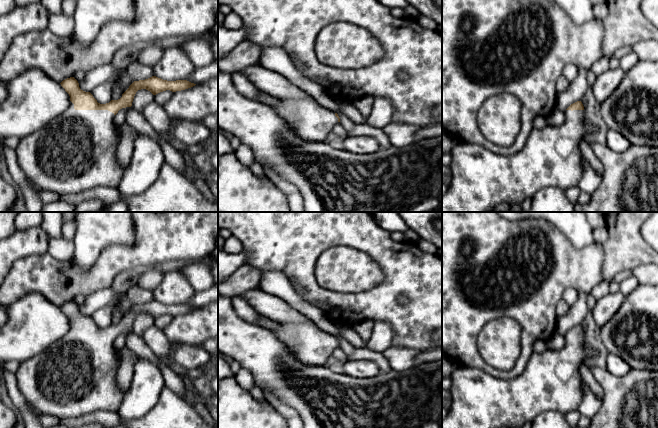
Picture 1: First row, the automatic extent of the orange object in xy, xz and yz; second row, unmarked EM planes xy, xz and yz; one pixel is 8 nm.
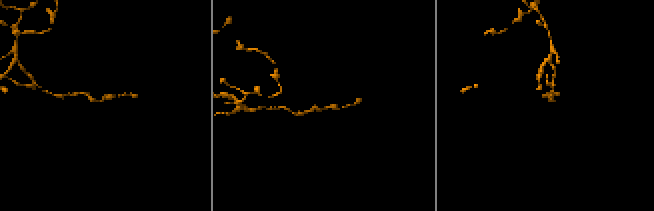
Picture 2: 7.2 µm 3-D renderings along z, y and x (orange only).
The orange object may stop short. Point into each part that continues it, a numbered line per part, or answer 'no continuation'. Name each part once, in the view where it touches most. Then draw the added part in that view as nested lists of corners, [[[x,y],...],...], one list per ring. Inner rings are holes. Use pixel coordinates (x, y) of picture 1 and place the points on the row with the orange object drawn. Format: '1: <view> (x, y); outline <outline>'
1: xy (62, 157); outline [[[71,102],[61,115],[20,139],[15,152],[25,177],[38,191],[59,195],[77,194],[94,187],[117,188],[124,170],[116,159],[119,137],[113,118],[114,113],[108,110],[75,110]]]

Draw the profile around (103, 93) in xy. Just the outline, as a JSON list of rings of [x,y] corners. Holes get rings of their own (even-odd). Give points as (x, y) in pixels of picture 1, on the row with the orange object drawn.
[[[113,76],[106,82],[97,86],[91,94],[100,104],[109,103],[112,100],[112,88],[114,83],[118,80],[116,76]]]

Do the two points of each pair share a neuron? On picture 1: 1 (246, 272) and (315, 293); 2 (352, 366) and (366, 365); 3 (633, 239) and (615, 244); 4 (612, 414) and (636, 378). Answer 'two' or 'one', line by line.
1: two
2: one
3: one
4: one

